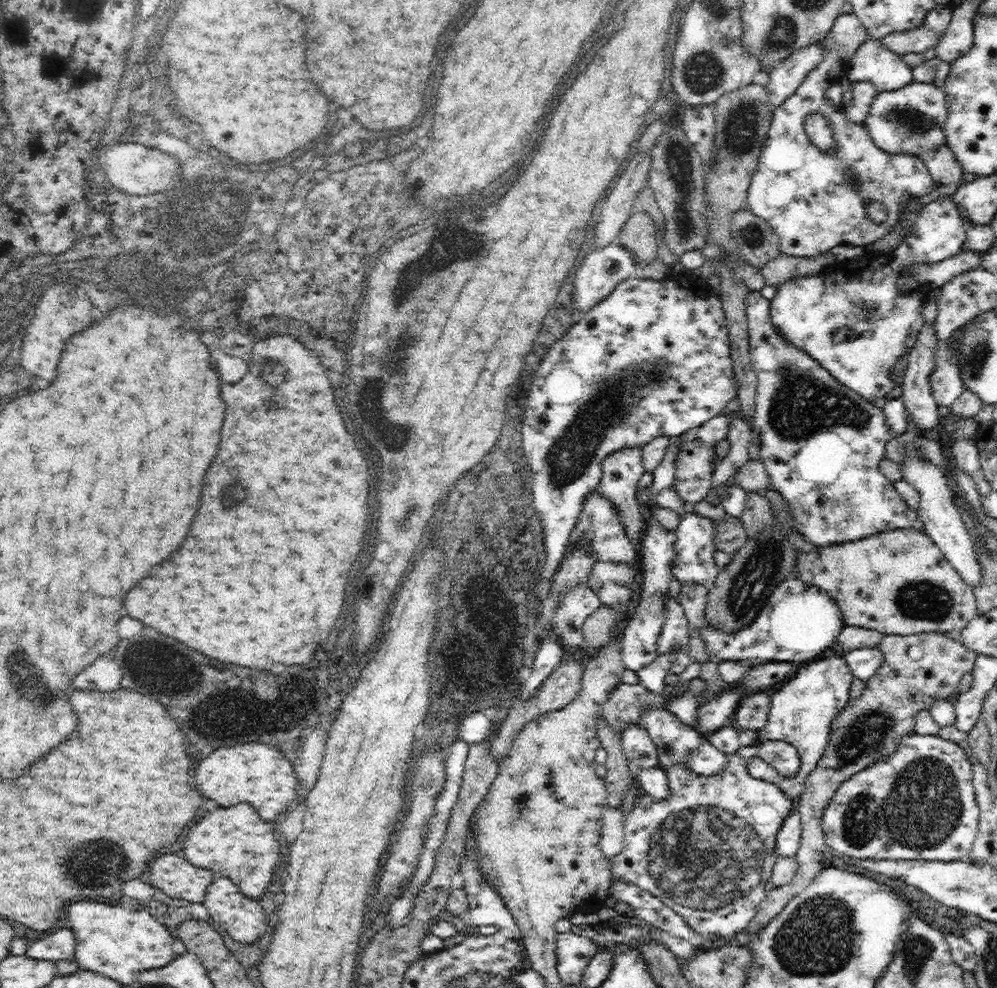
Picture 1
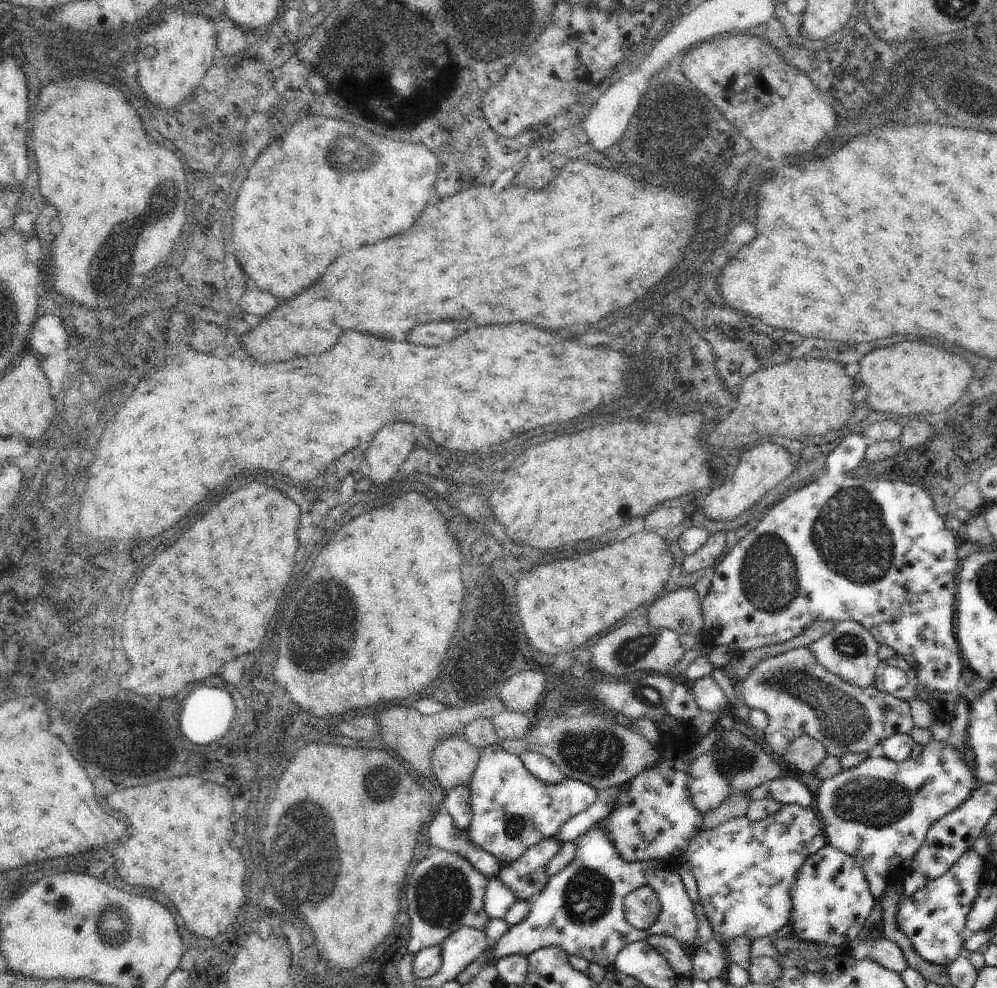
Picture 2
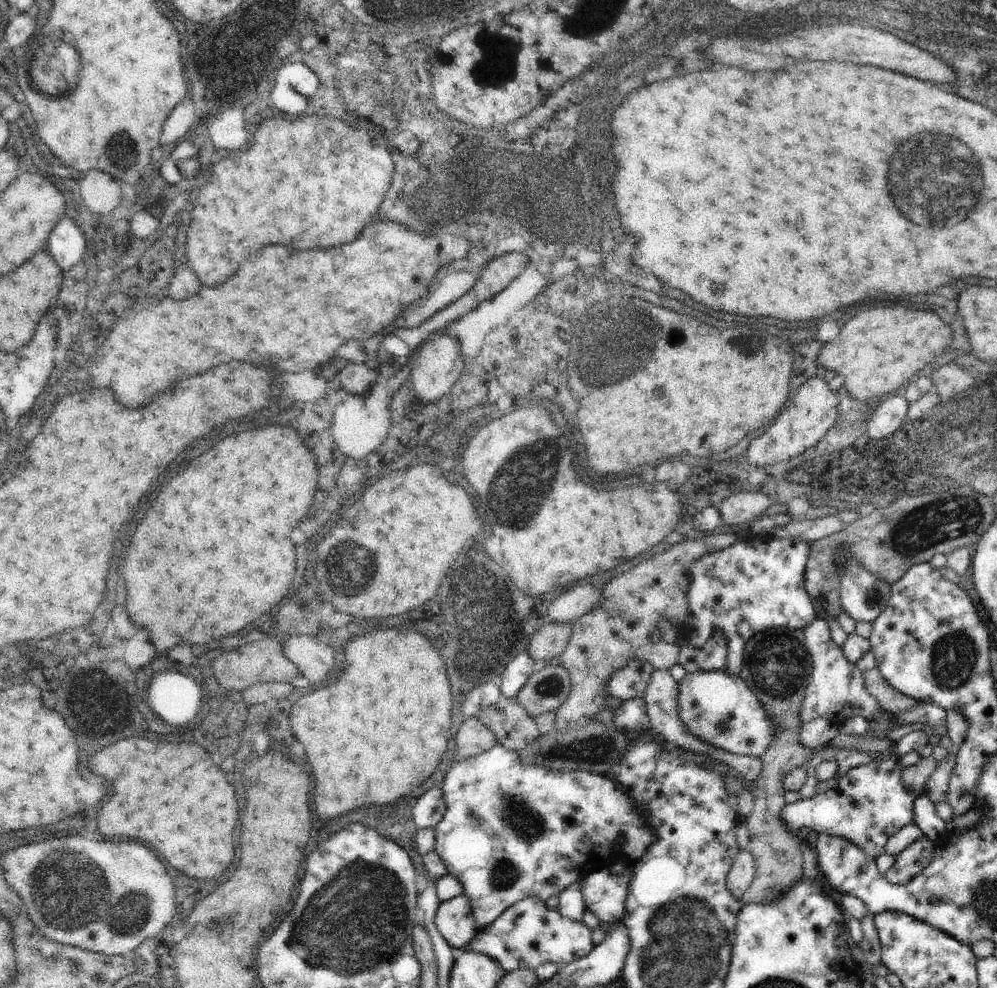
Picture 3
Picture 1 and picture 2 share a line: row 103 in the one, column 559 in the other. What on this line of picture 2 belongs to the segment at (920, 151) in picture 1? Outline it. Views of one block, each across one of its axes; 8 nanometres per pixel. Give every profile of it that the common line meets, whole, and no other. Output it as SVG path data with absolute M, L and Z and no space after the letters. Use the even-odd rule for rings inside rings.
M593 824L577 838L575 854L565 870L547 880L539 898L531 902L527 918L521 924L509 928L509 932L501 940L497 940L491 956L497 962L501 956L531 956L541 948L559 946L567 952L567 956L581 956L589 964L611 968L617 954L627 944L647 940L653 934L673 936L677 944L691 942L697 936L697 920L693 916L693 904L685 894L685 886L681 884L677 868L677 858L625 862L617 854L607 828ZM641 886L649 886L659 902L659 914L655 922L645 930L633 928L629 922L625 922L623 914L623 902L627 894L635 892Z

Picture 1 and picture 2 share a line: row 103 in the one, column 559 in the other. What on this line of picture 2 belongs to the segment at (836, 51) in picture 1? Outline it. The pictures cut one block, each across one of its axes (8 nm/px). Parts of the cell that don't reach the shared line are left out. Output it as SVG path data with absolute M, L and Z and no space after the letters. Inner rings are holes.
M497 744L487 746L479 752L479 764L469 784L473 818L467 830L467 842L469 846L491 854L501 866L509 866L531 846L543 840L553 840L559 826L585 812L597 800L597 794L599 792L589 784L569 778L555 786L543 784L533 778L517 756L503 752Z

